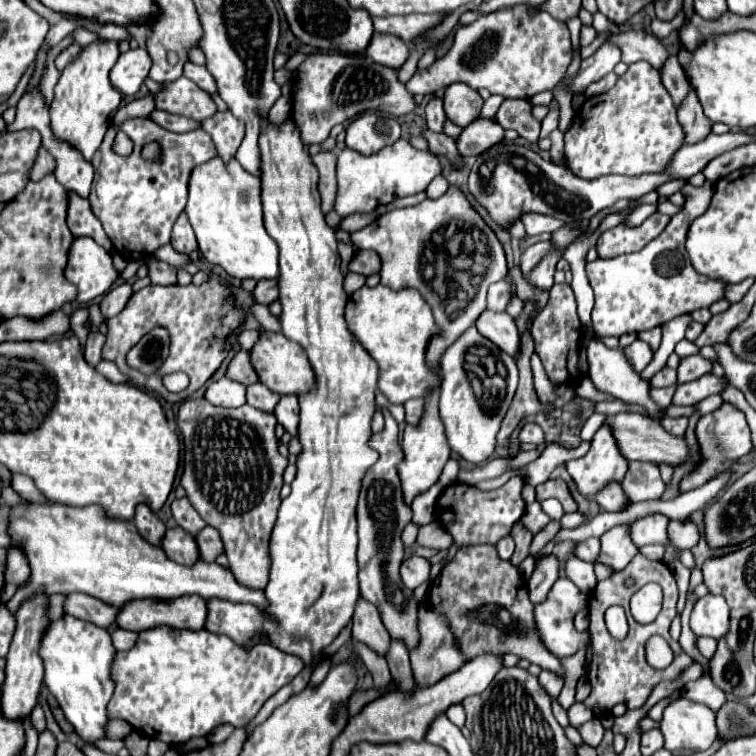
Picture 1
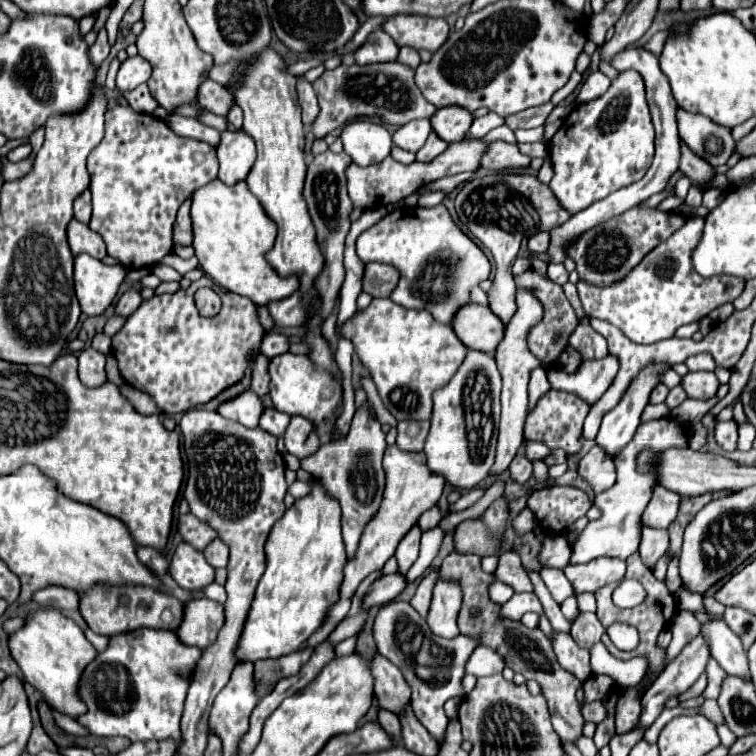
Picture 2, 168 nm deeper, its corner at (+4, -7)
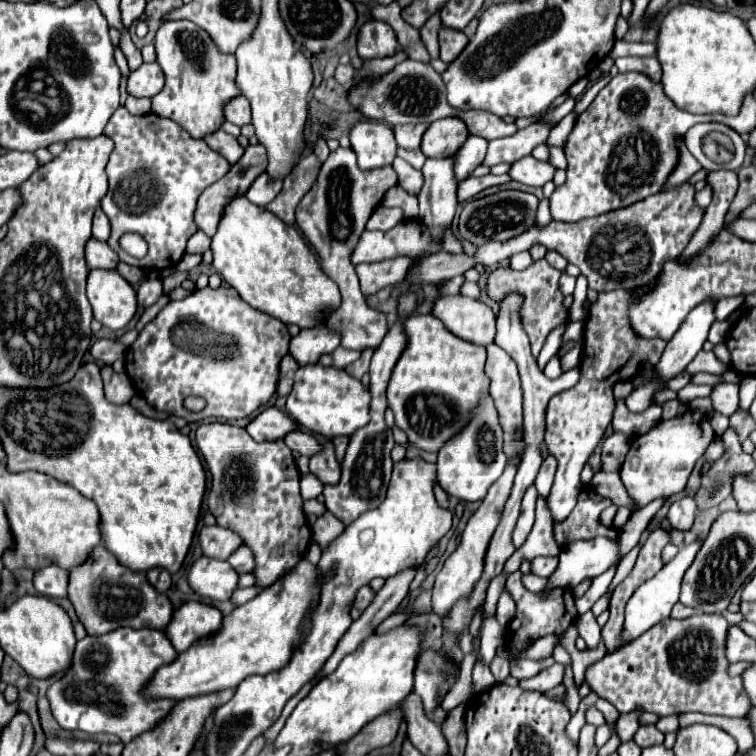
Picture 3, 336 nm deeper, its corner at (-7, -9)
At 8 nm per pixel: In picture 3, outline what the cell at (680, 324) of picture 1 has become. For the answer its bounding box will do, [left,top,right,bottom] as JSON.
[714,298,744,320]

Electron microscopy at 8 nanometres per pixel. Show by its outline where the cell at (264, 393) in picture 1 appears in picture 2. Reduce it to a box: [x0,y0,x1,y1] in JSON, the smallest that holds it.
[259,408,289,436]

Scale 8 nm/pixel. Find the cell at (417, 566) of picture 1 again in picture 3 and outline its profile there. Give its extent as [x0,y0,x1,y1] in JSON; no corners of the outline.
[350,586,376,618]

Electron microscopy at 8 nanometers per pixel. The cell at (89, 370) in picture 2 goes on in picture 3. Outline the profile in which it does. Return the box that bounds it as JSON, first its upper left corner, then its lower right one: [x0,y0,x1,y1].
[102,366,134,404]

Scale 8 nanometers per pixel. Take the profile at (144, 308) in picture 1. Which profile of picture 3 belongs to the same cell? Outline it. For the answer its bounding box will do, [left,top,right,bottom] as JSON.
[124,286,290,422]

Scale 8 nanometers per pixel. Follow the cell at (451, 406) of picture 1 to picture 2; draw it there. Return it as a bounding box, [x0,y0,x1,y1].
[425,350,501,490]

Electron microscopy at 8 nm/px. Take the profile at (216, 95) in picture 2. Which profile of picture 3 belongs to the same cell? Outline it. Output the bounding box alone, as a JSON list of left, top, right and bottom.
[224,96,250,126]

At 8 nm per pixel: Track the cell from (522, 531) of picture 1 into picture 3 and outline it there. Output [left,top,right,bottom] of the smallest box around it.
[506,572,576,648]

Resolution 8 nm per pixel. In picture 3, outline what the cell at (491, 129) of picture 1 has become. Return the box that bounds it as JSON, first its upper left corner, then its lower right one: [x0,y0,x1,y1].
[508,156,554,186]

